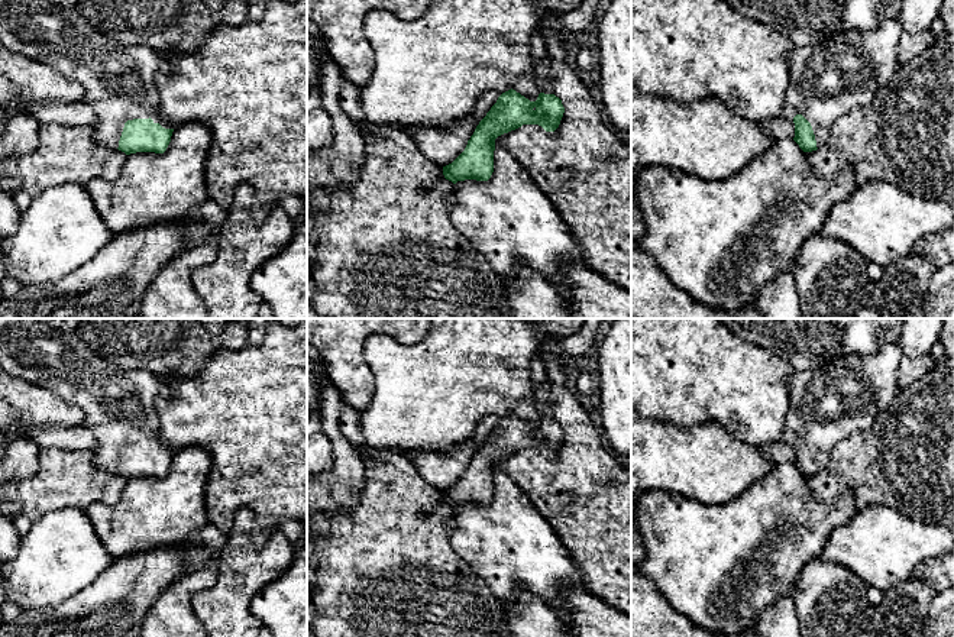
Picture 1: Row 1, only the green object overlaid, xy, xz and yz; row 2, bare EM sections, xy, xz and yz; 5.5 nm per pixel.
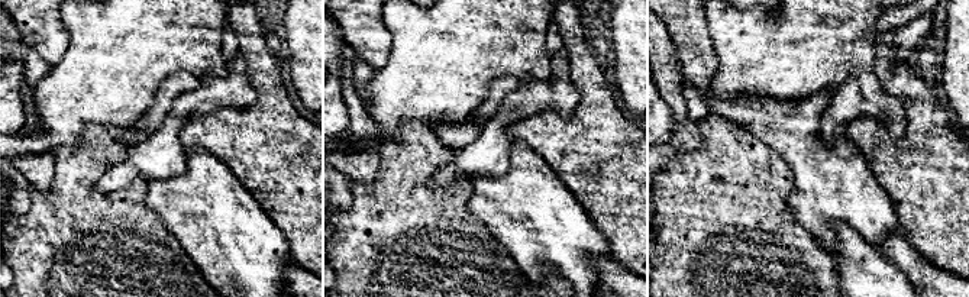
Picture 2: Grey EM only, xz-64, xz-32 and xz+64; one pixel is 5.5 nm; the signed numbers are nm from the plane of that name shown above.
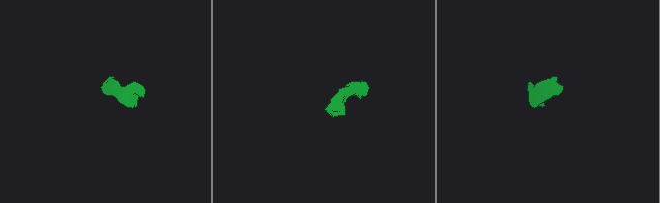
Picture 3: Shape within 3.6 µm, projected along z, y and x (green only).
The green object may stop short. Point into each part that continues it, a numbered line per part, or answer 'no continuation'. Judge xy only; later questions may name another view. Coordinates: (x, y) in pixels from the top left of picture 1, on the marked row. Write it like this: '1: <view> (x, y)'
1: xy (119, 83)

